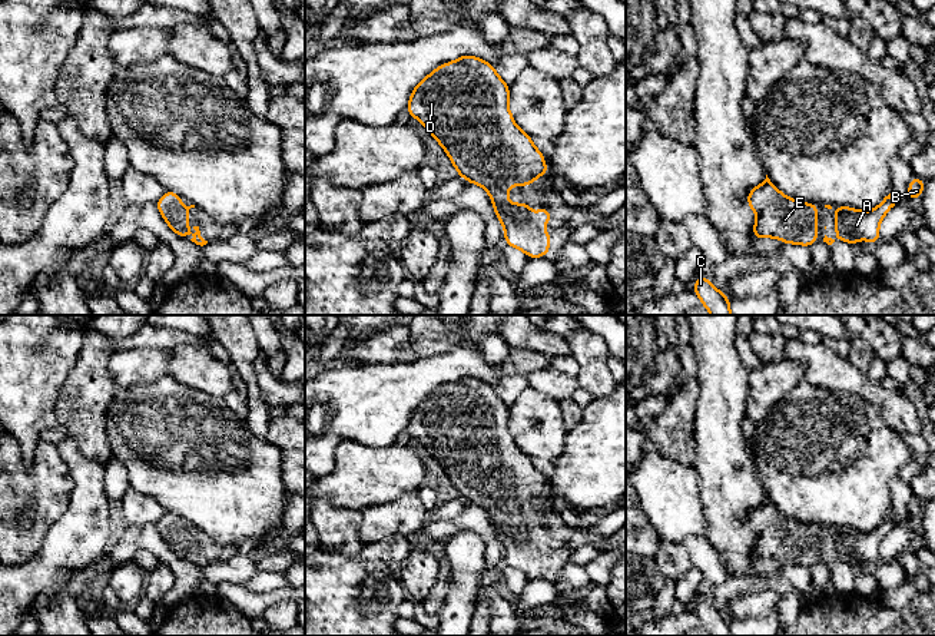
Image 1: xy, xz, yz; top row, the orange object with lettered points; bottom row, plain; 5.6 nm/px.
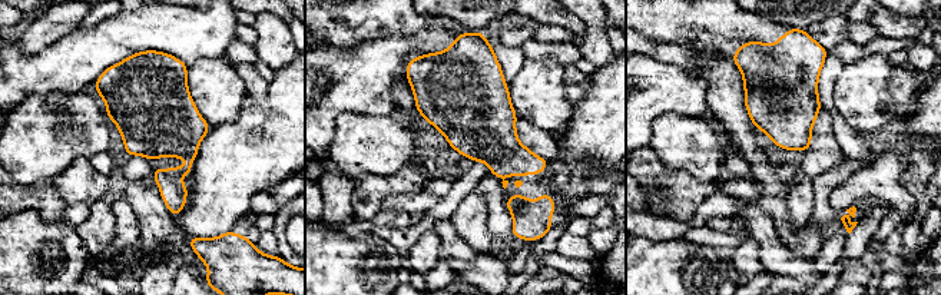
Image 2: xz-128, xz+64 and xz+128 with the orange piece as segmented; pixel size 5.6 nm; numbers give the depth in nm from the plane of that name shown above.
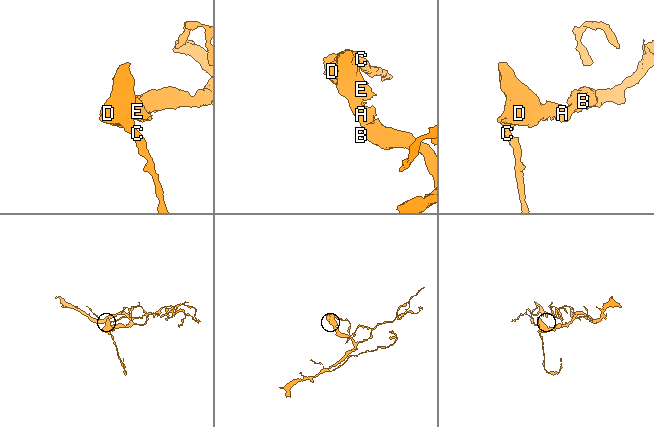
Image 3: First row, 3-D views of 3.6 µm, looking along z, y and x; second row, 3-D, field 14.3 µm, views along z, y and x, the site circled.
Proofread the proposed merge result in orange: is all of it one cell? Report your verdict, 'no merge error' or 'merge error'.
no merge error

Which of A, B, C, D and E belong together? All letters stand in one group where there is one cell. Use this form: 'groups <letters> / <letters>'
groups A B C D E

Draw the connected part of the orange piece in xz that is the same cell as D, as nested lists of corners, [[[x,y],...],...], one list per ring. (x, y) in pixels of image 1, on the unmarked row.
[[[471,375],[438,387],[412,411],[405,431],[422,444],[442,467],[457,494],[468,504],[483,507],[505,553],[508,567],[521,570],[528,579],[541,579],[550,572],[550,553],[541,550],[551,543],[546,527],[531,536],[530,524],[508,524],[508,507],[534,506],[537,497],[548,494],[544,476],[533,466],[533,460],[514,443],[508,430],[510,408],[495,394],[491,384]]]

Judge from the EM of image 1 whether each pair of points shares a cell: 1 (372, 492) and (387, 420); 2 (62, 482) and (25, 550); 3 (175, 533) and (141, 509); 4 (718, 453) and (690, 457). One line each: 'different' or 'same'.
1: different
2: same
3: different
4: different

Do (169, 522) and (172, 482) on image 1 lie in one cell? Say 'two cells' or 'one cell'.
two cells

